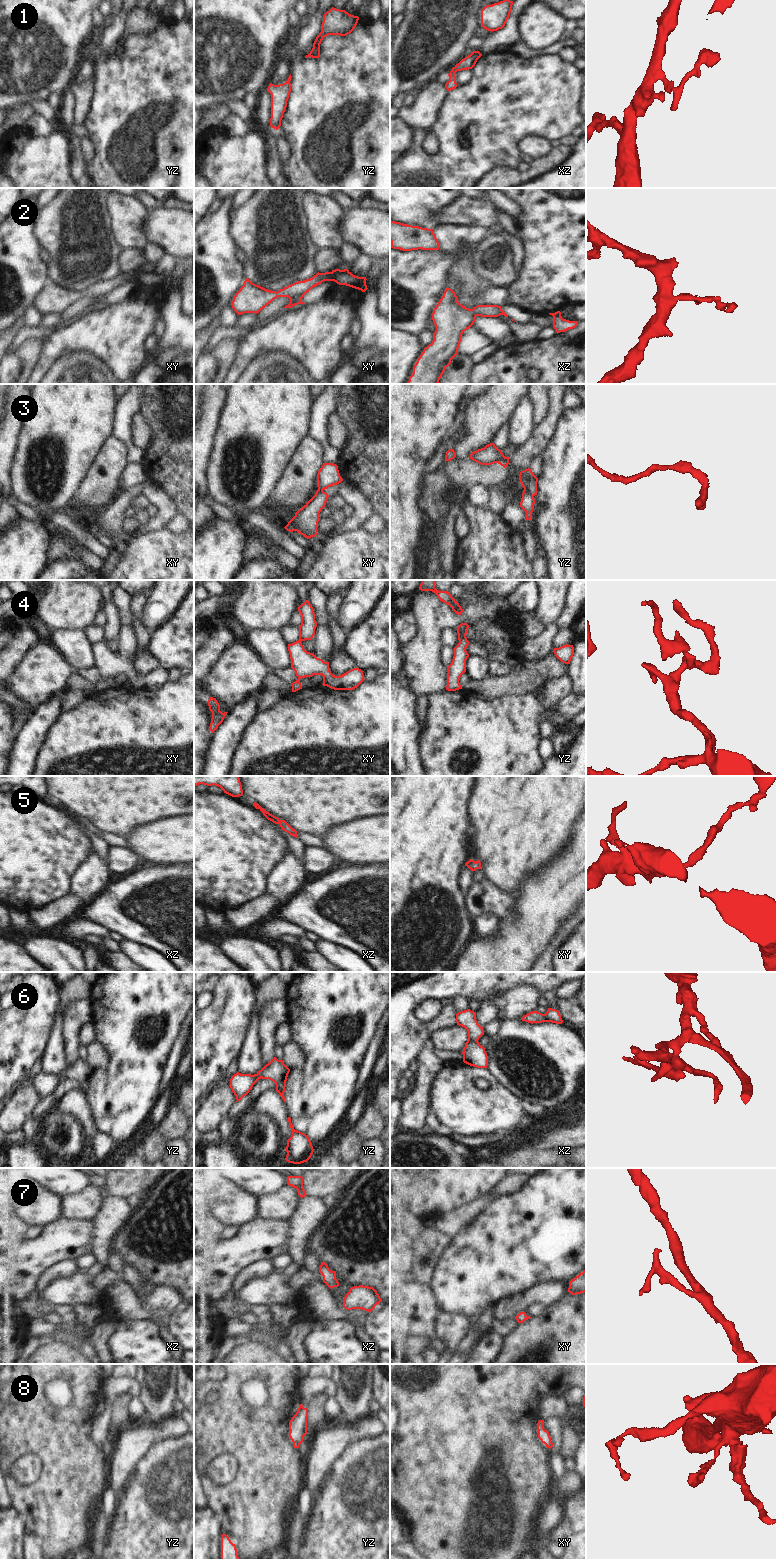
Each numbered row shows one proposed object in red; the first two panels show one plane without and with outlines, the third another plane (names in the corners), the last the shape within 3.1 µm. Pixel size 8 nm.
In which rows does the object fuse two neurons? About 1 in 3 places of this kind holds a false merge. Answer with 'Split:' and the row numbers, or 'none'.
Split: 3

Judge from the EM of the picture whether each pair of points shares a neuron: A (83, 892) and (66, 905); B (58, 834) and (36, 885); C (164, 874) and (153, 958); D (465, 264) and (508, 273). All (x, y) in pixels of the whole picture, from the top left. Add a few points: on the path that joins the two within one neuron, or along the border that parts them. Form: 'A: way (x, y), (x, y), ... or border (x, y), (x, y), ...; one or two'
A: border (70, 892), (80, 900), (81, 908); two
B: way (45, 847), (36, 856), (36, 872); one
C: border (132, 941), (149, 946), (155, 950); two
D: border (481, 243), (476, 268), (491, 283); two

